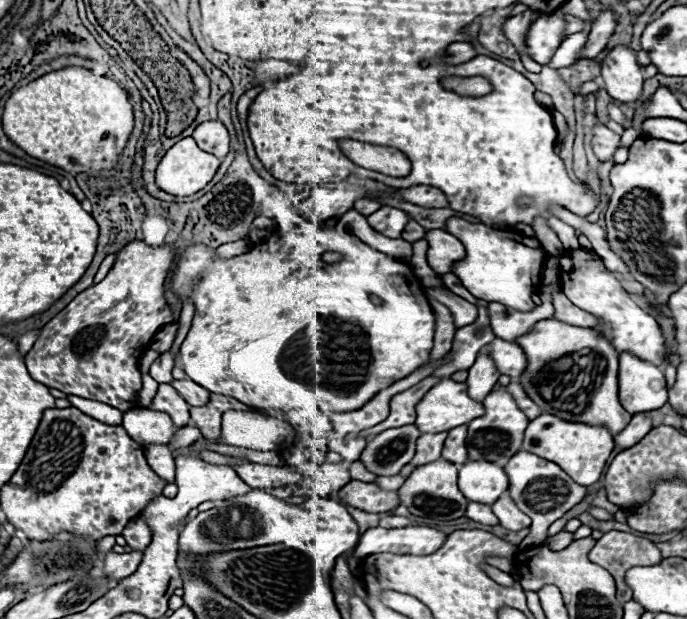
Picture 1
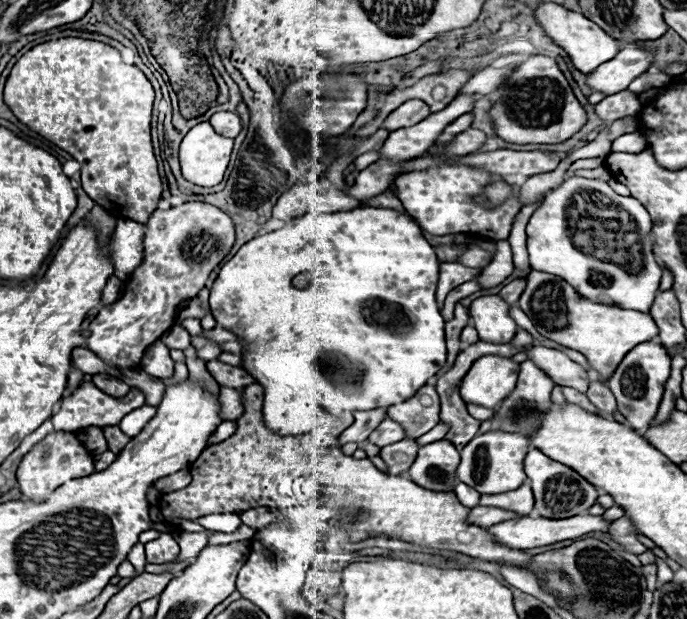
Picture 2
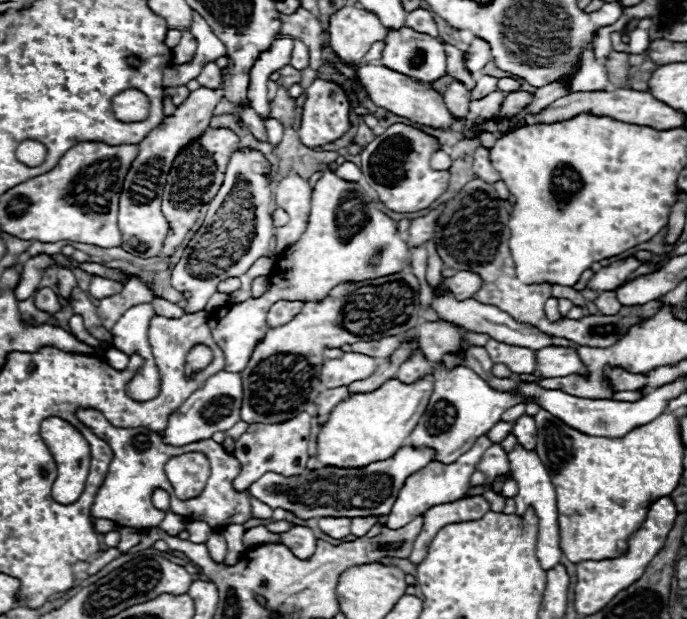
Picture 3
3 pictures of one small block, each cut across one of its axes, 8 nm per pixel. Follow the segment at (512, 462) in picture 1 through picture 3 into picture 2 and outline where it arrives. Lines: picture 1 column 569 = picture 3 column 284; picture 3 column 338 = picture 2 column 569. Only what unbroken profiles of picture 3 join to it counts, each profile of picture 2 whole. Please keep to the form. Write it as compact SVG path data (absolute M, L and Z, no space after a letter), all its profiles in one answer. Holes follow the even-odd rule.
M530 450L524 460L524 470L528 476L528 482L534 492L534 512L544 518L570 518L572 514L582 514L590 506L596 504L598 488L592 486L588 480L584 480L580 474L576 474L572 468L562 466L560 462L550 460L540 450Z

